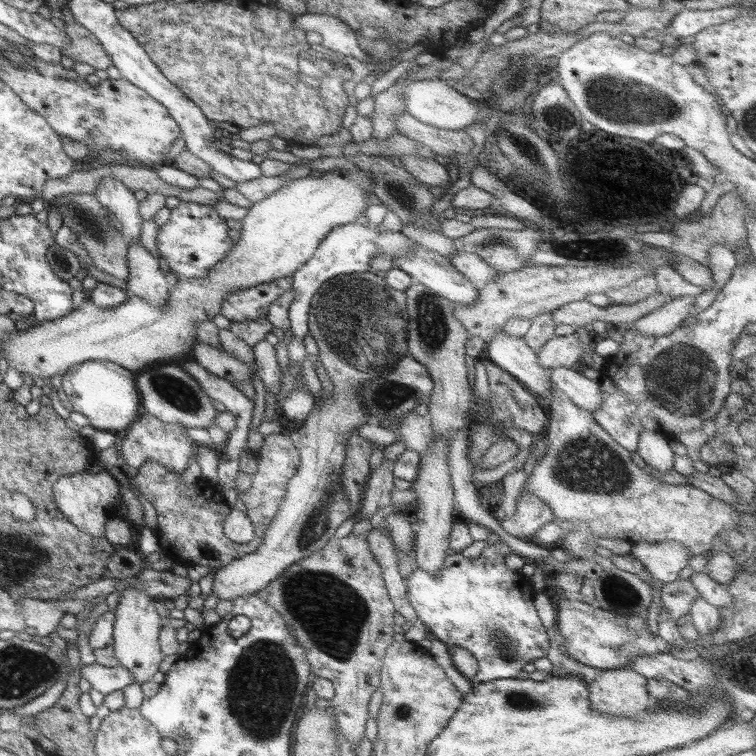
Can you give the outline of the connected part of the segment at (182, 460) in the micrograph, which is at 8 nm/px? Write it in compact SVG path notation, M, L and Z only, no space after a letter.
M143 414L131 426L127 426L123 434L119 434L117 448L119 448L121 462L125 462L127 466L139 468L145 460L149 460L149 462L157 462L159 466L165 466L167 470L181 474L185 470L185 466L193 460L193 444L195 442L191 442L187 436L183 436L183 426L165 424L165 422L157 420L155 416Z

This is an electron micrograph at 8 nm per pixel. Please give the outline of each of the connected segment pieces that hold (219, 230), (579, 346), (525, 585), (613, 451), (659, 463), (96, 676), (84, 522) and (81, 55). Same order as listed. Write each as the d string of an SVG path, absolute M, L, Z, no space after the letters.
M179 202L169 212L169 222L157 228L157 252L167 262L169 270L181 280L205 276L209 268L213 268L219 260L227 256L231 250L231 240L227 238L227 222L219 218L211 206L195 204L195 202Z
M575 332L567 336L553 336L539 348L537 364L543 370L571 368L585 352L589 352L589 346L585 346Z
M499 540L489 542L481 554L473 560L463 558L461 552L455 552L443 560L443 566L439 572L425 572L415 570L407 578L407 600L411 608L415 610L417 618L423 622L425 630L433 634L439 642L449 646L461 646L471 652L471 656L477 660L477 672L469 682L473 686L491 682L491 680L515 680L521 672L521 668L537 658L545 658L549 650L547 642L547 630L541 626L535 608L533 608L533 584L531 578L523 576L521 570L509 570L505 566L505 560L509 556L507 544L501 544Z
M553 386L549 390L549 420L541 436L547 438L549 446L545 456L537 462L531 476L527 476L527 488L539 496L553 512L555 520L575 524L587 524L591 528L593 538L611 538L611 540L625 540L625 542L675 542L681 544L691 552L691 556L701 556L709 552L711 540L723 532L725 528L735 528L737 512L729 508L729 504L709 496L707 492L693 488L693 486L671 486L663 484L643 470L639 470L631 462L631 454L617 446L607 432L595 424L589 410L579 408L573 404L565 394L557 392Z
M641 430L639 438L637 438L637 456L659 472L673 470L673 464L671 464L673 454L667 446L667 440L657 432Z
M95 662L91 666L81 666L81 678L85 678L91 684L91 688L103 696L115 696L125 686L135 682L133 674L127 668L123 668L123 666L105 668Z
M79 472L73 476L61 476L55 480L55 484L51 486L53 492L53 500L57 504L57 510L81 532L93 536L93 538L103 538L103 524L109 516L117 516L111 510L113 504L113 496L119 494L119 482L113 480L107 472L99 472L99 474L87 474L87 472Z
M65 16L63 22L65 22L63 30L65 30L67 38L71 40L71 44L65 46L65 50L61 54L69 56L73 62L89 64L95 70L105 70L105 68L113 66L109 54L103 50L99 40L89 30L73 24L69 16Z

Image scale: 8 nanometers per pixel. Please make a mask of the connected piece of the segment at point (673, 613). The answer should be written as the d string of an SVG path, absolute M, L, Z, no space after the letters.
M689 580L667 582L659 590L659 602L667 610L669 618L675 622L679 616L689 614L691 604L695 602L697 592Z

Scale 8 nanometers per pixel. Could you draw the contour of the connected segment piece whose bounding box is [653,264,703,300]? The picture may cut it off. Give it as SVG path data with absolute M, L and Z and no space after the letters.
M661 264L653 270L653 276L657 280L657 292L665 294L667 298L697 298L703 290L699 286L693 286L685 282L677 270L673 270L669 264Z

